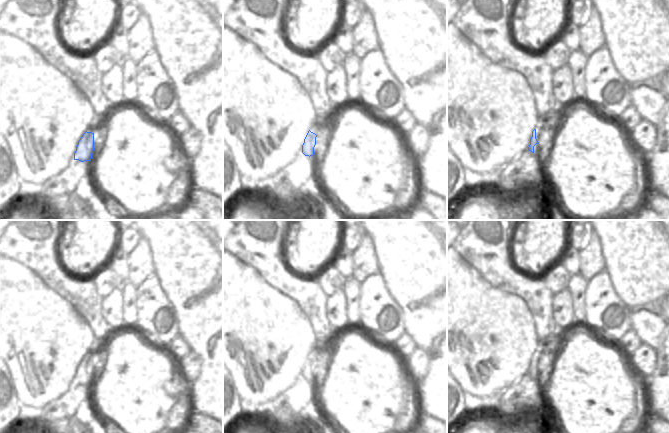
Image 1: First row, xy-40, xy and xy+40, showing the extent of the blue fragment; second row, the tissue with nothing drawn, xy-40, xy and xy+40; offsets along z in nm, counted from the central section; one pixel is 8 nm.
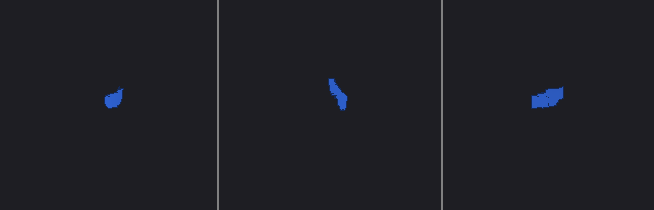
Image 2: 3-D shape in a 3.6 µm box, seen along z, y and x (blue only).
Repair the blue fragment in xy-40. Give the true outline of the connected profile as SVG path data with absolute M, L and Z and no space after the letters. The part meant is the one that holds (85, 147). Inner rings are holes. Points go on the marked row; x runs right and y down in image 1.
M97 118L95 124L82 135L74 153L74 160L91 161L94 151L94 133L101 121L102 118Z

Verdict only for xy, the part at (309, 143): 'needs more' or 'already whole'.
needs more

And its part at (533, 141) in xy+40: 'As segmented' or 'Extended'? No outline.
Extended.

